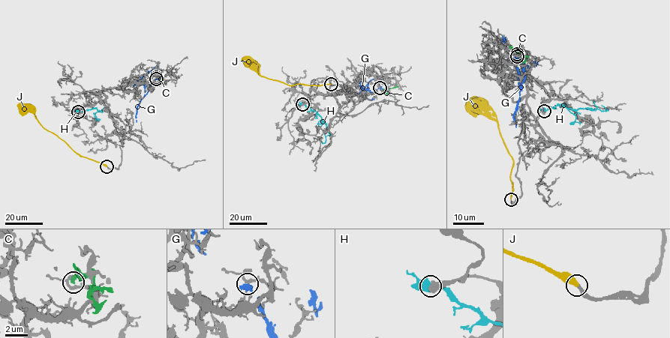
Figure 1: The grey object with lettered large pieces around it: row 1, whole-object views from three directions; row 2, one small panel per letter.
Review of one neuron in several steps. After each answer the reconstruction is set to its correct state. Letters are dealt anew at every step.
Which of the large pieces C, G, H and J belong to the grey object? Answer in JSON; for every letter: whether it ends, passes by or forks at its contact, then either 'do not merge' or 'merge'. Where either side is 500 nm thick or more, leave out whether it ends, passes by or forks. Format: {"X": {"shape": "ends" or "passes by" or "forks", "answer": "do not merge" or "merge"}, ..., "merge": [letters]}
{"C": {"shape": "ends", "answer": "do not merge"}, "G": {"answer": "do not merge"}, "H": {"answer": "do not merge"}, "J": {"shape": "ends", "answer": "merge"}, "merge": ["J"]}

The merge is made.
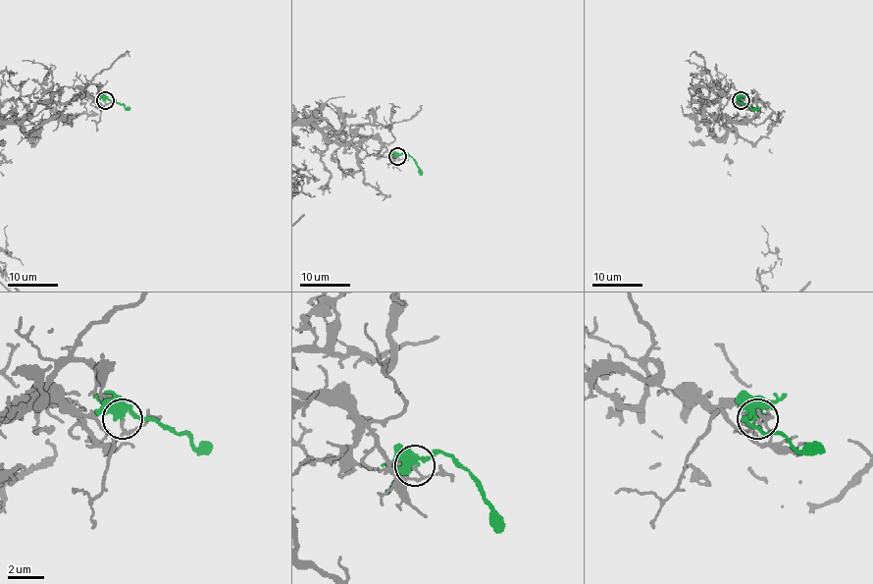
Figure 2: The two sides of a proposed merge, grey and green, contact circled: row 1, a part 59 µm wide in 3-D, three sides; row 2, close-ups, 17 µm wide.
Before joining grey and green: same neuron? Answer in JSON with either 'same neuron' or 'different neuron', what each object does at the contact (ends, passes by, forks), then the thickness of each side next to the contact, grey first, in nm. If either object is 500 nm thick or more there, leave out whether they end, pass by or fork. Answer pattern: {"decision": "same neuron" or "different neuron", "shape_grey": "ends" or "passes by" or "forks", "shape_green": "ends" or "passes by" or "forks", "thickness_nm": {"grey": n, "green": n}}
{"decision": "different neuron", "shape_grey": "ends", "shape_green": "passes by", "thickness_nm": {"grey": 140, "green": 440}}

